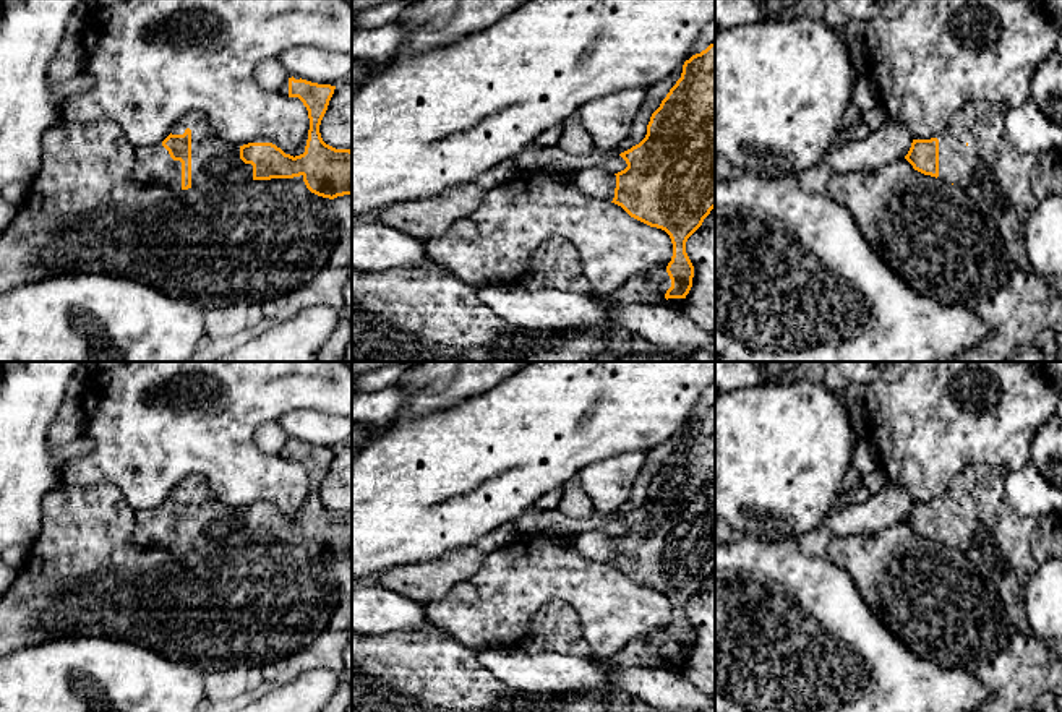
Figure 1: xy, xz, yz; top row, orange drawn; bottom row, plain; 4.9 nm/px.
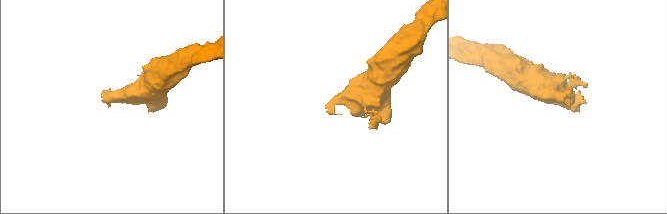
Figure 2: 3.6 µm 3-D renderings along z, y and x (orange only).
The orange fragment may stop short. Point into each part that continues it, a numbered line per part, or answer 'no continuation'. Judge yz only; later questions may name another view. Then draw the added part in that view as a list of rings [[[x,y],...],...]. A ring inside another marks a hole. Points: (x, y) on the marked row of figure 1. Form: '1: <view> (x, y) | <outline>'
1: yz (1006, 184) | [[[974,101],[961,109],[945,133],[939,135],[939,177],[966,191],[999,225],[1013,266],[1030,272],[1025,229],[1034,209],[1049,196],[1062,195],[1062,149],[1021,152],[1008,139],[1007,109]]]

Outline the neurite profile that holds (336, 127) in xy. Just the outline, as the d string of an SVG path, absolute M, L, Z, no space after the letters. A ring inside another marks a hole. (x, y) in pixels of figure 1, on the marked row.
M352 79L336 86L321 120L319 133L326 144L352 151Z

